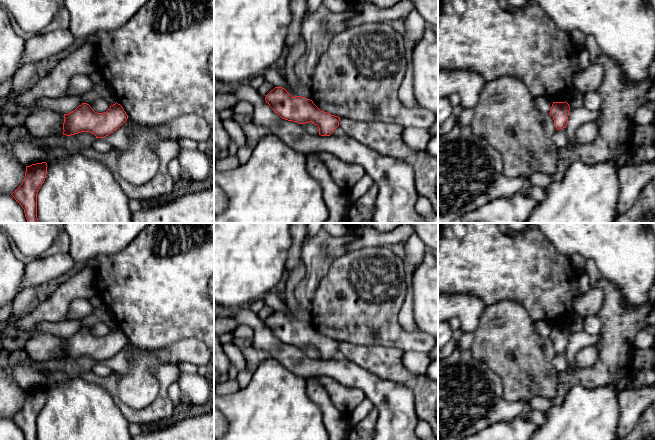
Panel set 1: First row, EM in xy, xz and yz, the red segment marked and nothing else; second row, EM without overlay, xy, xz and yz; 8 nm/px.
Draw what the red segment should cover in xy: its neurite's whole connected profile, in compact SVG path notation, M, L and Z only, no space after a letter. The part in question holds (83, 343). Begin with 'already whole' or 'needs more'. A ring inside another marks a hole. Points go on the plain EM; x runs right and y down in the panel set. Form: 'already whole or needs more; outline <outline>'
already whole; outline M117 326L103 337L97 337L89 328L82 327L74 335L64 338L62 358L71 360L90 356L96 362L104 362L116 355L127 343L128 339Z

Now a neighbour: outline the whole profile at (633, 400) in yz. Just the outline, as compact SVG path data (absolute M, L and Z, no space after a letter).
M628 385L618 395L620 408L616 440L627 436L642 413L655 402L655 385Z

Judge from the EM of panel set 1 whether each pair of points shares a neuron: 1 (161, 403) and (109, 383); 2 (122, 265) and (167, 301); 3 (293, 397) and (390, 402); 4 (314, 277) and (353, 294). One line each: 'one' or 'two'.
1: one
2: one
3: two
4: two

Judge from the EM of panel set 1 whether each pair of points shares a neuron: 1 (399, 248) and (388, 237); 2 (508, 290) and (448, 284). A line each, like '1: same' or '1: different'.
1: different
2: same

